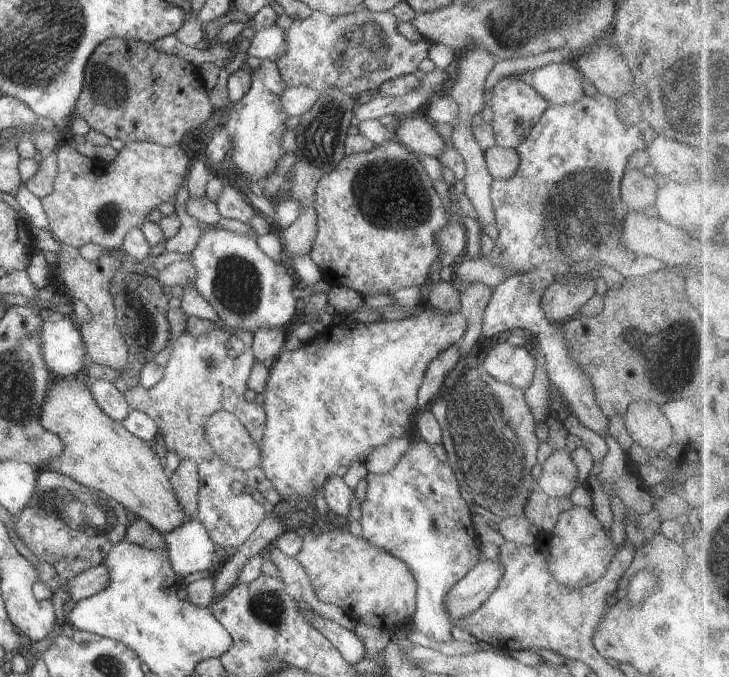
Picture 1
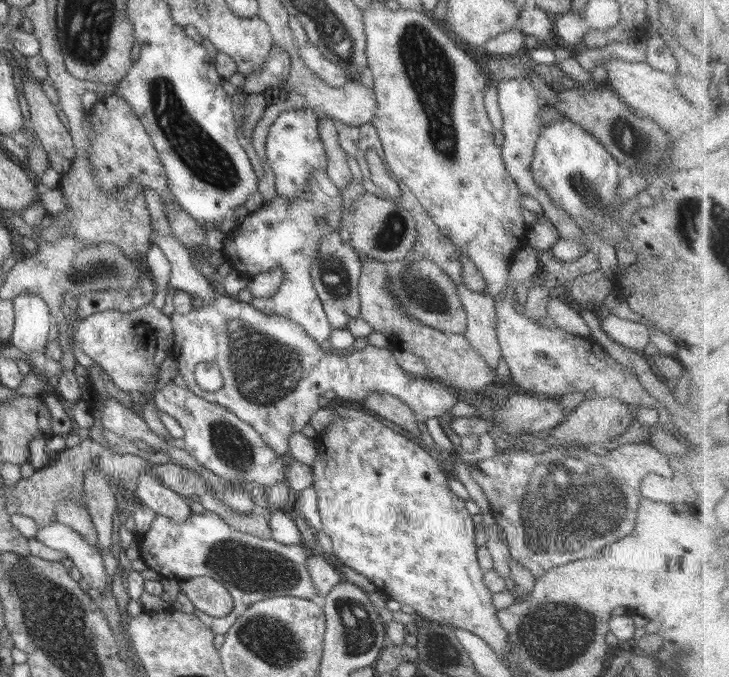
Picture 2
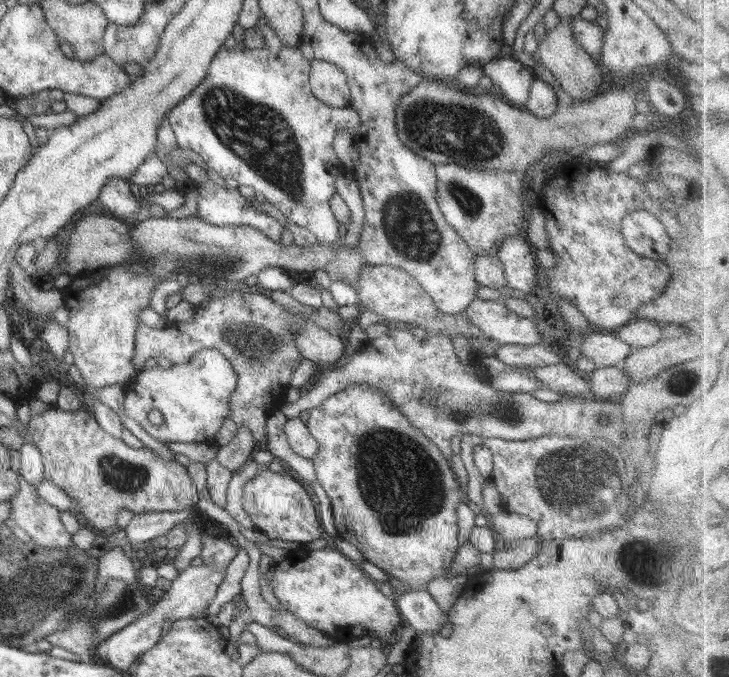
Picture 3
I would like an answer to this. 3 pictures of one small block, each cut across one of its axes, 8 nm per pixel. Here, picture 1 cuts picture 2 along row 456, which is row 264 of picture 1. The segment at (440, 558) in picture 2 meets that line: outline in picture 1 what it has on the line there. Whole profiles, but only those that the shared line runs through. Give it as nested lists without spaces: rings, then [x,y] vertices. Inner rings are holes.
[[[386,141],[381,145],[375,146],[368,152],[345,155],[336,165],[336,168],[332,169],[332,172],[329,172],[324,178],[319,180],[314,199],[318,233],[312,250],[308,255],[312,259],[312,262],[321,270],[321,274],[326,278],[326,281],[330,284],[353,289],[363,296],[374,296],[374,294],[390,294],[398,289],[405,289],[408,287],[421,287],[428,282],[428,279],[430,279],[430,268],[432,268],[434,262],[438,262],[439,253],[441,252],[439,244],[436,242],[437,233],[448,224],[449,212],[442,200],[440,200],[433,185],[434,181],[428,176],[419,158],[419,155],[409,151],[400,141]]]

